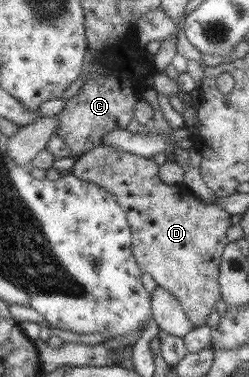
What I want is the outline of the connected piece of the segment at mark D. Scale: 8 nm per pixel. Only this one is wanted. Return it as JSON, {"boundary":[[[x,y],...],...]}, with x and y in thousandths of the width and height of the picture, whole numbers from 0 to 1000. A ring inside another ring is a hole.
{"boundary":[[[398,385],[301,419],[285,462],[341,480],[373,483],[430,504],[478,546],[510,565],[534,621],[534,671],[554,706],[622,745],[627,759],[691,780],[727,809],[779,867],[823,862],[831,833],[884,790],[871,721],[896,655],[916,645],[904,610],[920,605],[920,568],[851,538],[799,536],[759,520],[743,504],[719,504],[703,488],[675,491],[643,480],[635,440],[606,422],[554,416],[442,387]]]}

